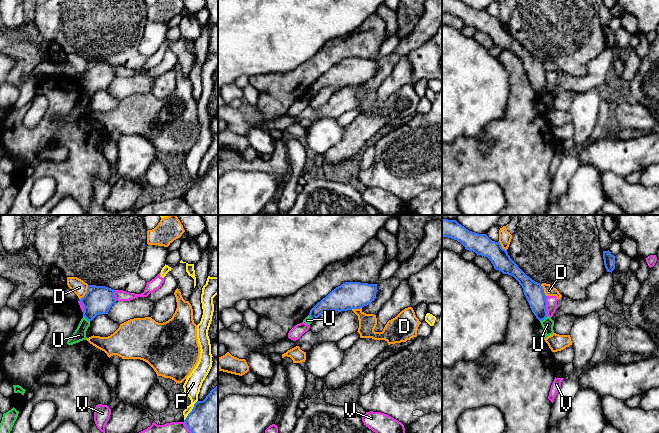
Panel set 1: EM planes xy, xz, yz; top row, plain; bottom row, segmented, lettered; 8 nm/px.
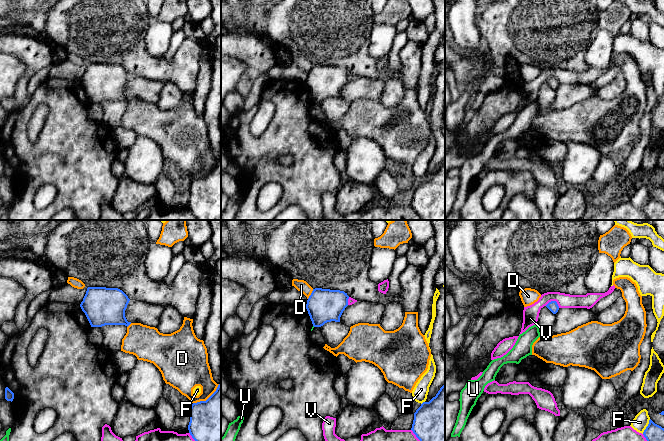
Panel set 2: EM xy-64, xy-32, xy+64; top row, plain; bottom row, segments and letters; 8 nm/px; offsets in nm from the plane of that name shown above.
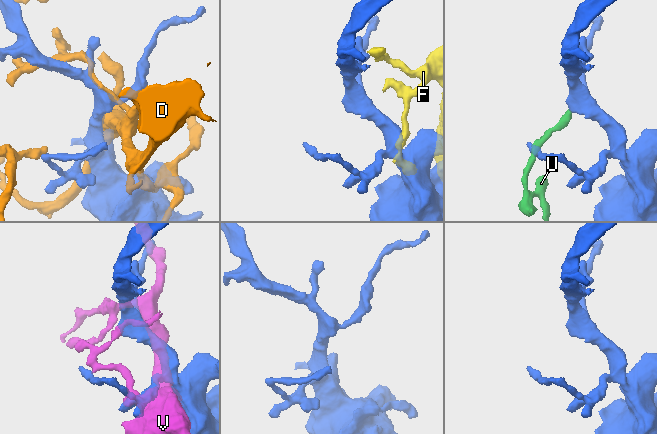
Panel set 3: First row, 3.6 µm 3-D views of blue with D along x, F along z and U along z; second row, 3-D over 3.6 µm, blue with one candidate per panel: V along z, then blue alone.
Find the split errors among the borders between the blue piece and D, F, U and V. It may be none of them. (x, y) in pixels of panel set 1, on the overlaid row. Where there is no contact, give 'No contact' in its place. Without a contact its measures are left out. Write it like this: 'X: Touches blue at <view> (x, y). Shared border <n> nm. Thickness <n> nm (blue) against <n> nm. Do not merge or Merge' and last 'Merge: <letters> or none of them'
D: Touches blue at xy (86, 293). Shared border 140 nm. Thickness 220 nm (blue) against 120 nm. Do not merge
F: Touches blue at xy (192, 410). Shared border 200 nm. Thickness 320 nm (blue) against 140 nm. Do not merge
U: Touches blue at yz (543, 319). Shared border 80 nm. Thickness 160 nm (blue) against 90 nm. Do not merge
V: Touches blue at yz (546, 305). Shared border 160 nm. Thickness 160 nm (blue) against 90 nm. Do not merge
Merge: none of them

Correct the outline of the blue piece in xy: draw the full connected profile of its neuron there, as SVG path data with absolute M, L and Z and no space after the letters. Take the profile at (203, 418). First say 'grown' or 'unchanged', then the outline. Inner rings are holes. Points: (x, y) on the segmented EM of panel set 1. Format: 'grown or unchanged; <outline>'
unchanged; M218 385L210 391L203 401L197 401L184 420L191 433L218 433Z

